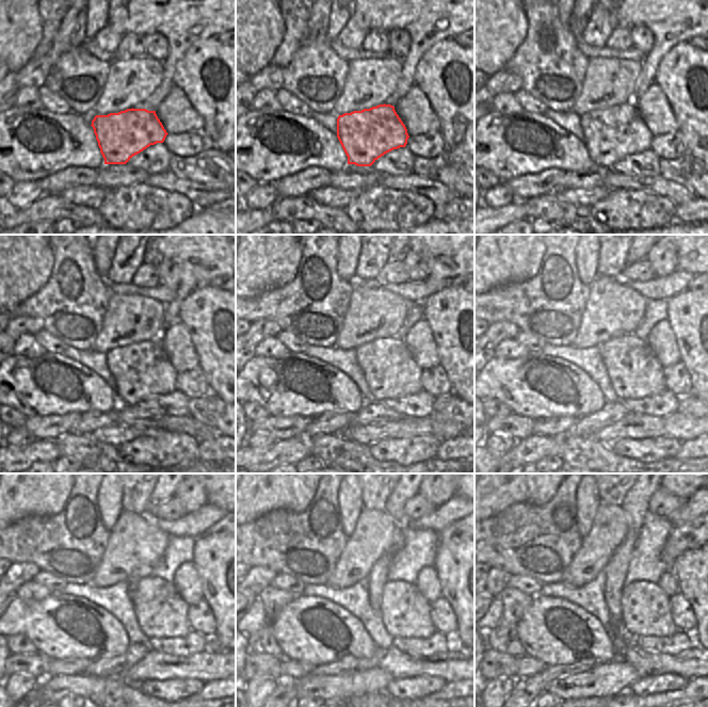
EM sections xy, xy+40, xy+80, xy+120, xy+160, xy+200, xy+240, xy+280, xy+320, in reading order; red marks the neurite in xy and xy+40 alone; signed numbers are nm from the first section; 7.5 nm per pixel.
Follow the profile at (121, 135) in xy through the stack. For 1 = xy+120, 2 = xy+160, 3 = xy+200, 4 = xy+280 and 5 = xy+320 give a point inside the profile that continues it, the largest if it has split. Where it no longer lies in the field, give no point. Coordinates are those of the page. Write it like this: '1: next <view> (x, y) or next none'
1: next xy+120 (141, 370)
2: next xy+160 (390, 371)
3: next xy+200 (634, 372)
4: next xy+280 (405, 613)
5: next xy+320 (645, 610)

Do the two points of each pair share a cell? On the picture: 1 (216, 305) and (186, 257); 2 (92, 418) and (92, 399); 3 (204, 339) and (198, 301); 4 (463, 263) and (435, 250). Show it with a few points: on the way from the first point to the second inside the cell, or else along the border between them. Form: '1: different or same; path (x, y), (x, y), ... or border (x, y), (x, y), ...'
1: different; border (208, 283), (196, 287), (183, 300)
2: different; border (116, 404), (109, 411), (86, 411), (81, 414)
3: same; path (204, 330), (204, 310)
4: same; path (456, 256), (450, 250), (443, 250)

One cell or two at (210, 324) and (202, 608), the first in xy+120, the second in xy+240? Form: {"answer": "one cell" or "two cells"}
{"answer": "two cells"}

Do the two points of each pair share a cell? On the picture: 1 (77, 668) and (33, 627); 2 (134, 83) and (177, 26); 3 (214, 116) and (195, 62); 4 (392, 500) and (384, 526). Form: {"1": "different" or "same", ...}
{"1": "different", "2": "different", "3": "same", "4": "different"}

